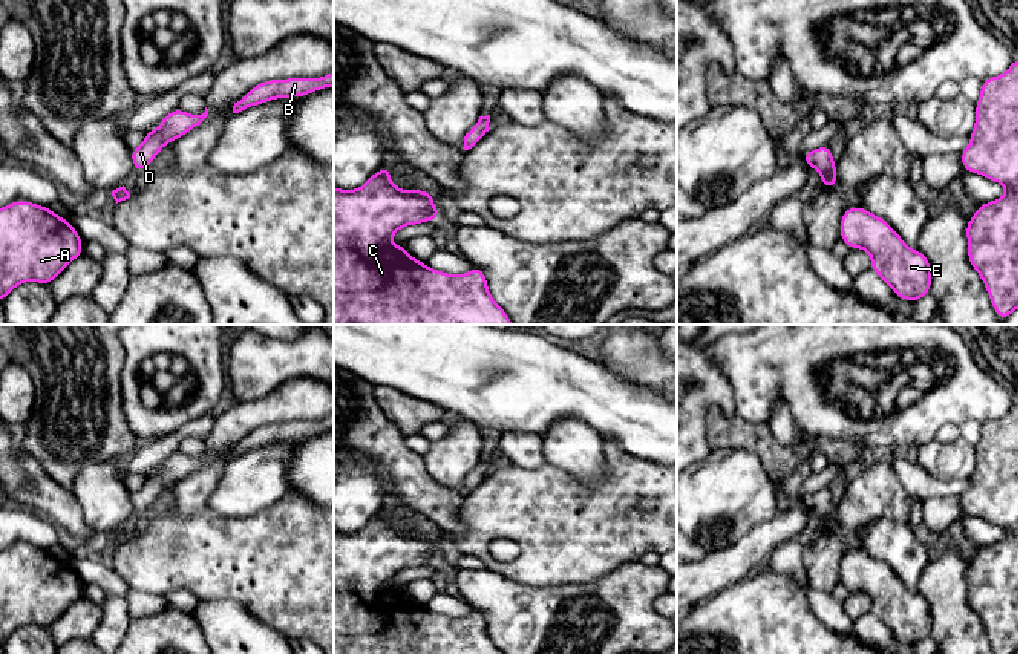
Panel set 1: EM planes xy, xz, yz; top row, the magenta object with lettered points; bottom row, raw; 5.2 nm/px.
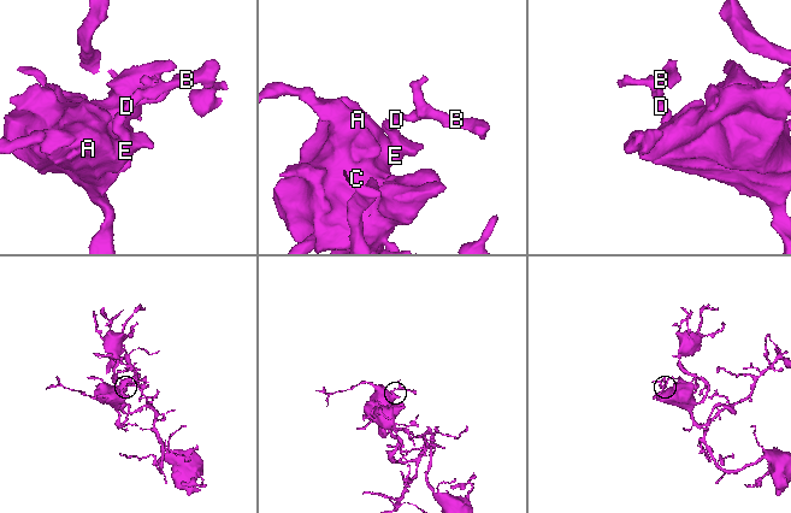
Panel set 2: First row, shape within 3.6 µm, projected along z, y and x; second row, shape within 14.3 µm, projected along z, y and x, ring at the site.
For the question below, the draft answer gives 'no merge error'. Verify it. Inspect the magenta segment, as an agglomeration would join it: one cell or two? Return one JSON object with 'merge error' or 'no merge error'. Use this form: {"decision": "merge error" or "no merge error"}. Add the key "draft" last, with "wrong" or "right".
{"decision": "no merge error", "draft": "right"}

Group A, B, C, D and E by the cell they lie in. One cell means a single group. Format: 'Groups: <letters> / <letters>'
Groups: A B C D E

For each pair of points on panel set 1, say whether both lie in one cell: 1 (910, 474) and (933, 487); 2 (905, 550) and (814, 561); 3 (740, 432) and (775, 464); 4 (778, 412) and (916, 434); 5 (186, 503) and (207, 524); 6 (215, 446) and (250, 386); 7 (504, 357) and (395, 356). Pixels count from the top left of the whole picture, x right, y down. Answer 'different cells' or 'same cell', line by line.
1: same cell
2: different cells
3: same cell
4: different cells
5: different cells
6: different cells
7: same cell

